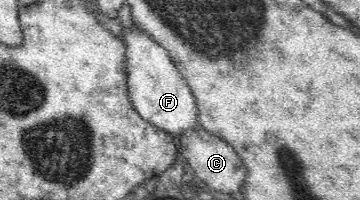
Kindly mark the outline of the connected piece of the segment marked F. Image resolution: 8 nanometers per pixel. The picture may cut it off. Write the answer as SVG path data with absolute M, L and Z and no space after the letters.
M133 24L129 31L124 31L124 56L127 58L128 96L132 99L133 108L146 122L172 136L182 136L182 132L199 126L196 99L163 46Z

